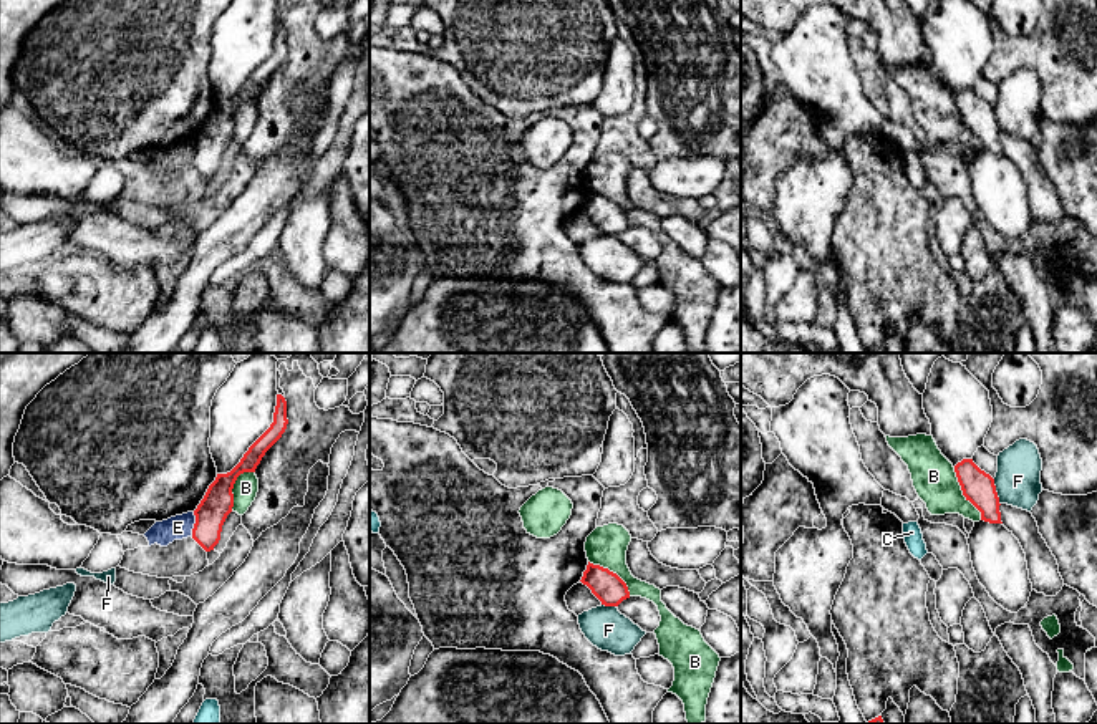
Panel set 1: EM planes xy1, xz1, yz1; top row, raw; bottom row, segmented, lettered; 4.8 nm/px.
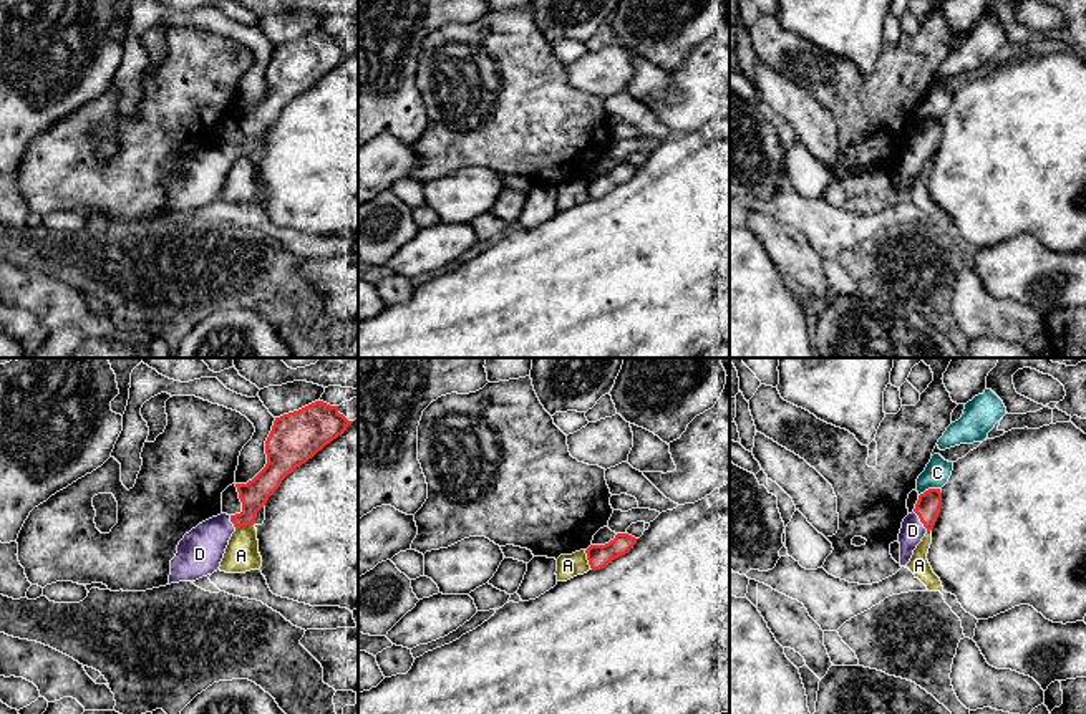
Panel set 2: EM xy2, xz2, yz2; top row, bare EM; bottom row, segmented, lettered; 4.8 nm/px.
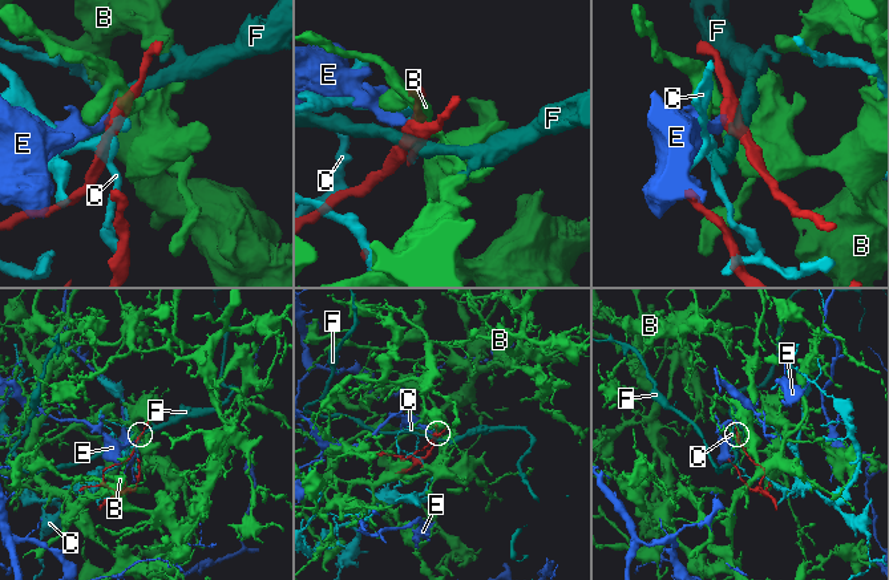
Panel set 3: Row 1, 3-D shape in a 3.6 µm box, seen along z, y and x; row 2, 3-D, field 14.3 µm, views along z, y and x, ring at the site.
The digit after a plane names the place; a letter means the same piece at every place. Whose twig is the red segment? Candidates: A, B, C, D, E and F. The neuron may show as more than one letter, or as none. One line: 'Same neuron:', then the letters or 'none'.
Same neuron: D

